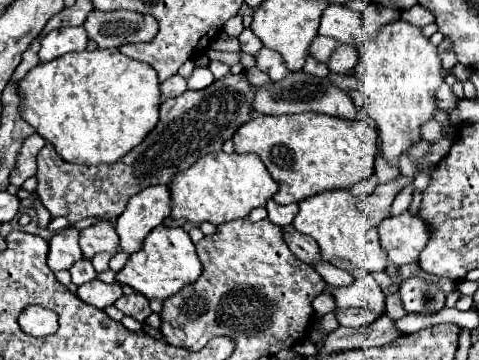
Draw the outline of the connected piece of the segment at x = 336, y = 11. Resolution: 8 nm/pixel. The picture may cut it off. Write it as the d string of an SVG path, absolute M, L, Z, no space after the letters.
M329 4L321 16L319 34L333 36L341 42L347 42L349 46L355 46L355 42L363 38L361 12L351 10L343 4Z

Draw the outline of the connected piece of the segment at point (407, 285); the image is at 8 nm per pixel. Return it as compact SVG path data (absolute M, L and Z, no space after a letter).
M409 278L399 288L407 312L437 312L445 304L445 294L431 282Z

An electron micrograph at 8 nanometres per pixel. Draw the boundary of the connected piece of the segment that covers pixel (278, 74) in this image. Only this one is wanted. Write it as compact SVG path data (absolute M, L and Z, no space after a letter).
M261 48L259 54L257 54L257 68L263 70L265 74L269 74L269 78L273 82L279 82L283 78L287 78L291 72L289 68L285 66L283 58L279 52L275 50L269 50L269 48Z

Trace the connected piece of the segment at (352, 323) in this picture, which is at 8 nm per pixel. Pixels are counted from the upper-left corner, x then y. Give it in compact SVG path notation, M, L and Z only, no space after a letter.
M347 308L337 312L337 320L341 326L349 326L349 328L363 328L373 324L379 318L377 312L371 312L367 308Z

